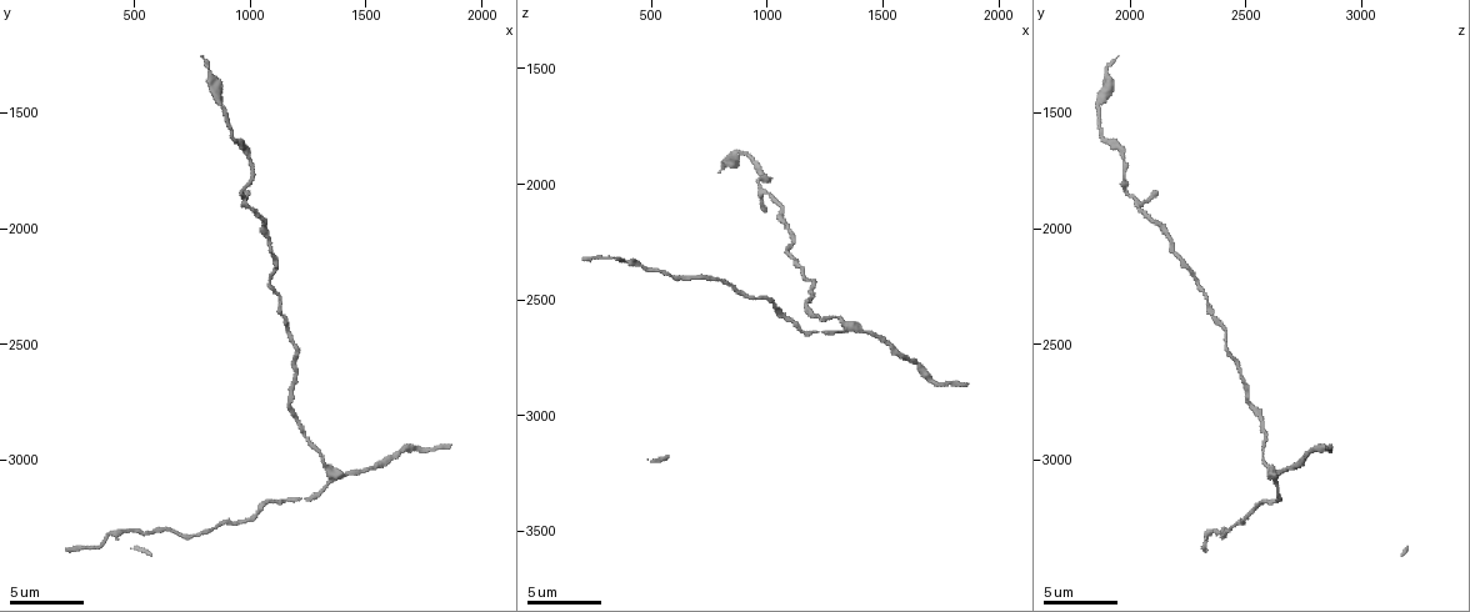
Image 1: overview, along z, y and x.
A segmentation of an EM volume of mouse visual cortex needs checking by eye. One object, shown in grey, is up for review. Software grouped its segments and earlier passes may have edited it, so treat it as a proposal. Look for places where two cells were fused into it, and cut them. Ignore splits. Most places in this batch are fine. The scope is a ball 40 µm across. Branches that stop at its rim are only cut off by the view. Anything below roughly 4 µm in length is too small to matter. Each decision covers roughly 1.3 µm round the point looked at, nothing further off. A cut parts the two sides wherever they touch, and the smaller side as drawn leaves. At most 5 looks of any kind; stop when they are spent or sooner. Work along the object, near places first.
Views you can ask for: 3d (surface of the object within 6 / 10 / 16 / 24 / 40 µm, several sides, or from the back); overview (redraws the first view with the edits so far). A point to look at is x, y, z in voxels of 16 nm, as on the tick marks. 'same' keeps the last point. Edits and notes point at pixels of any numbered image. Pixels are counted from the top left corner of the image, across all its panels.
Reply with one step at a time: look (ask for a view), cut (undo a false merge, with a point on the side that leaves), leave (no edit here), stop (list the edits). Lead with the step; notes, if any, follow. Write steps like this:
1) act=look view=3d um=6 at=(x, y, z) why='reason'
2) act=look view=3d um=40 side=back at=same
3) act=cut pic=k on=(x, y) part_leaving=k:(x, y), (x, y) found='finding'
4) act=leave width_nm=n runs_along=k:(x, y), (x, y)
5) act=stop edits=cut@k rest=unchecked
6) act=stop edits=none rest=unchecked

act=look view=3d um=6 at=(1180, 2490, 2410) why='a narrow waist'

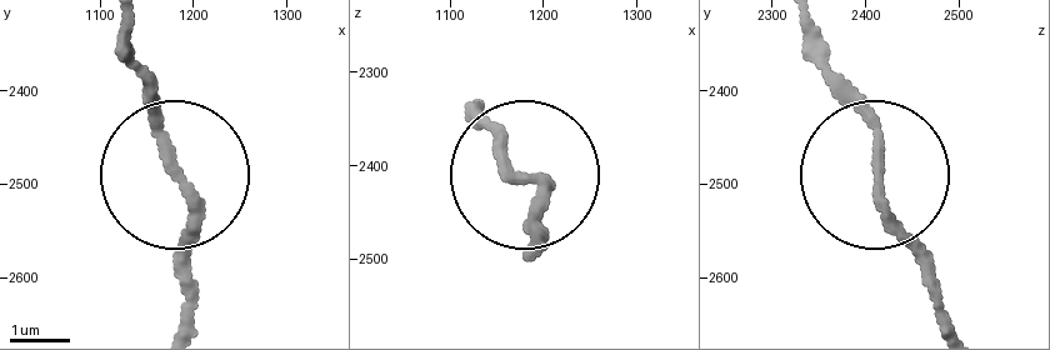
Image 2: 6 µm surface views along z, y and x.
act=leave runs_along=2:(531, 254), (535, 189), (476, 130) found='one cell here'

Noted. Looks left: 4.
act=look view=3d um=10 at=(1000, 1680, 1960) why='sudden change in width'

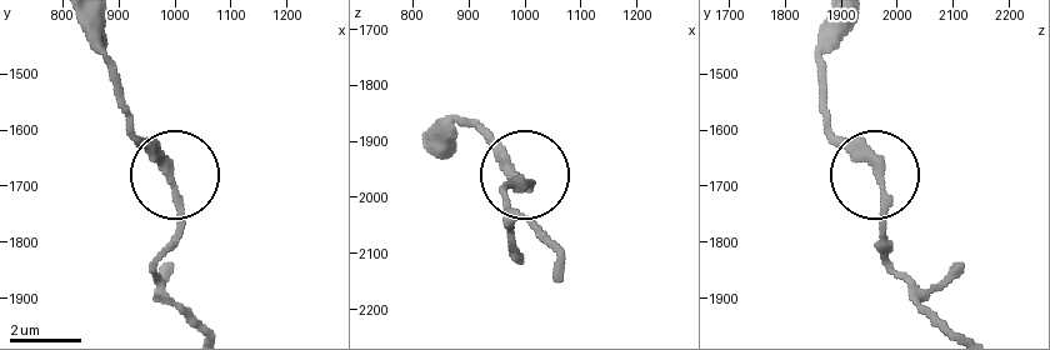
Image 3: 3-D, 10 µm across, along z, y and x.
act=leave found='continuous, no second cell'

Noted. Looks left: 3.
act=look view=3d um=10 at=(1370, 3080, 2620) why='arms part here'

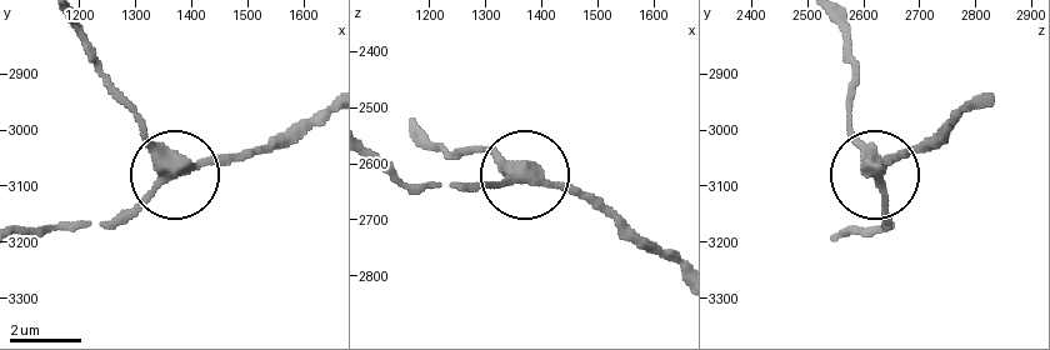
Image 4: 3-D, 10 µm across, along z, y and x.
act=leave side_arm_um=10 runs_along=4:(93, 44), (105, 86), (164, 166), (183, 173), (251, 158) found='all the same cell'

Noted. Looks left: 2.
act=stop edits=none rest=unchecked

